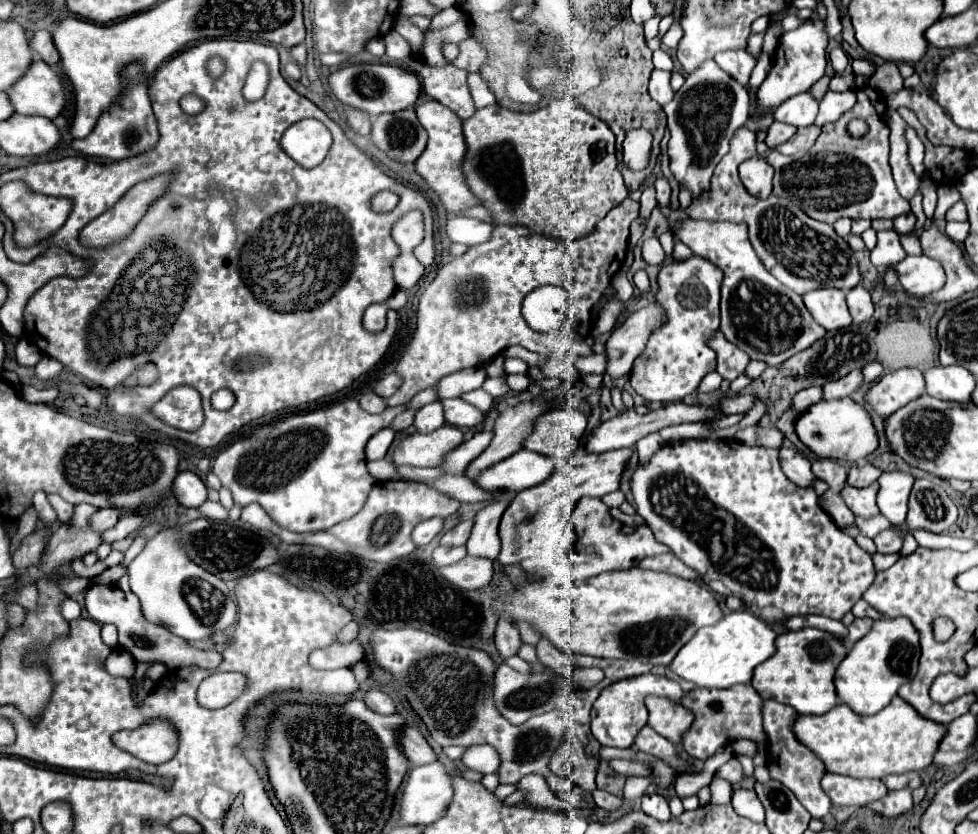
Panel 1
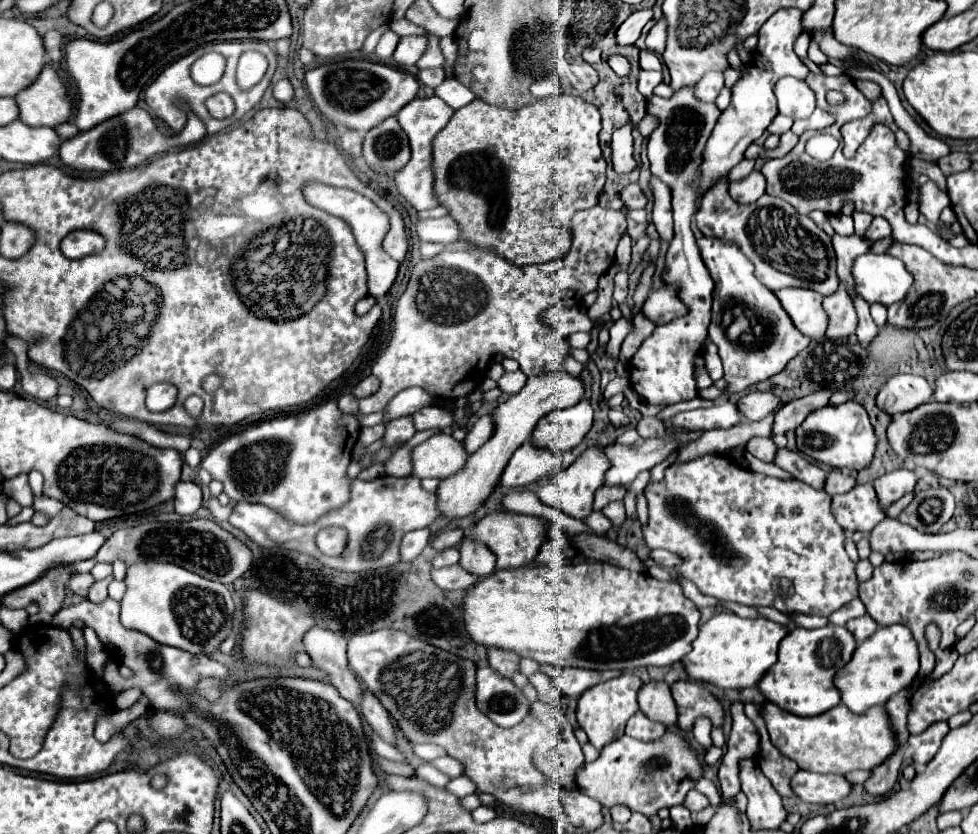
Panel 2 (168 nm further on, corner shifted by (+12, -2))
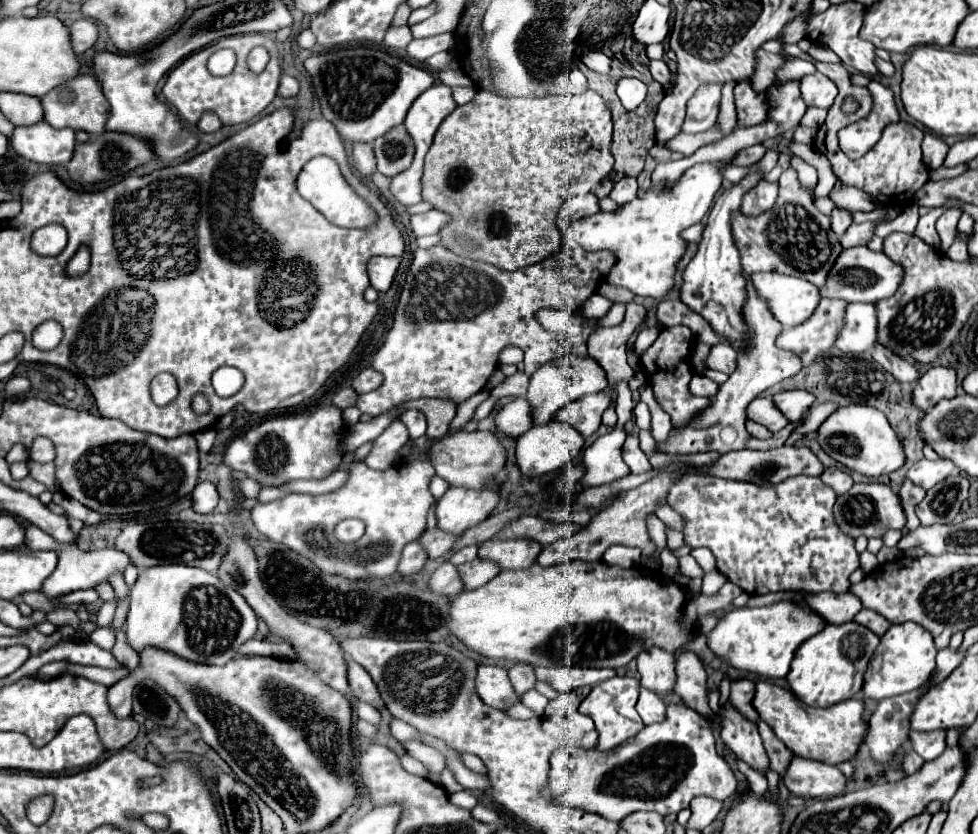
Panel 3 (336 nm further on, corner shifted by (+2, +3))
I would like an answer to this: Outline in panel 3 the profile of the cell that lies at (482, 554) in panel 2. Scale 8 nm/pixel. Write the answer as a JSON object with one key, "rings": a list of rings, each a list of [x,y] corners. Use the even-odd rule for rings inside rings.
{"rings":[[[476,557],[474,561],[460,565],[458,571],[462,571],[464,589],[474,589],[474,587],[482,587],[490,579],[494,579],[494,575],[500,573],[500,567],[498,567],[498,563],[492,563],[490,559]]]}

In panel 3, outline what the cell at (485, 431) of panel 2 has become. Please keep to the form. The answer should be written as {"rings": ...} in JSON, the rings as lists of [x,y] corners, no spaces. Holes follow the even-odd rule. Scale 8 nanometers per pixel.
{"rings":[[[518,397],[510,403],[506,403],[496,415],[494,415],[494,425],[498,433],[510,435],[510,437],[520,437],[532,427],[532,413],[530,405],[524,397]]]}

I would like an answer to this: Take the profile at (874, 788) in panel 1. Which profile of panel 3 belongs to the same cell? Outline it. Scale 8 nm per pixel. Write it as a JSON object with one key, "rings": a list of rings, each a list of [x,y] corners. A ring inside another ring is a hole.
{"rings":[[[794,757],[782,783],[798,797],[834,797],[846,789],[846,775],[828,763],[810,763],[810,759]]]}

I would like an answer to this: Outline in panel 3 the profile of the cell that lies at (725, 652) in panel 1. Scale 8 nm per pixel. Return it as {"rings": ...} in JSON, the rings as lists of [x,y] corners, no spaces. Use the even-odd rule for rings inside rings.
{"rings":[[[776,603],[770,607],[754,609],[742,607],[722,615],[716,627],[706,635],[706,643],[710,651],[724,659],[730,667],[744,673],[776,679],[788,675],[794,651],[800,647],[800,643],[824,629],[824,625],[826,623],[810,607],[800,607],[794,603]]]}

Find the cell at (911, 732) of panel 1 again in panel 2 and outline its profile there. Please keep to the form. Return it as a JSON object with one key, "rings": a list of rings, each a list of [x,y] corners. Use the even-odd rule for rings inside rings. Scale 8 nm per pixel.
{"rings":[[[762,702],[760,714],[768,724],[768,734],[772,744],[784,756],[794,760],[802,770],[822,772],[822,774],[826,772],[846,774],[852,770],[872,770],[896,750],[894,730],[884,712],[884,706],[868,708],[868,712],[856,716],[854,712],[844,708],[844,704],[838,704],[836,708],[820,716],[802,718],[778,708],[772,702]]]}

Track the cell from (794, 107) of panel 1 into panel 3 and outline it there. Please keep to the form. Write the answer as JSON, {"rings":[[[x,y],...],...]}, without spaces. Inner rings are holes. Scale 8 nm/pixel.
{"rings":[[[812,73],[800,79],[800,93],[808,107],[828,109],[834,103],[836,85],[822,73]]]}

